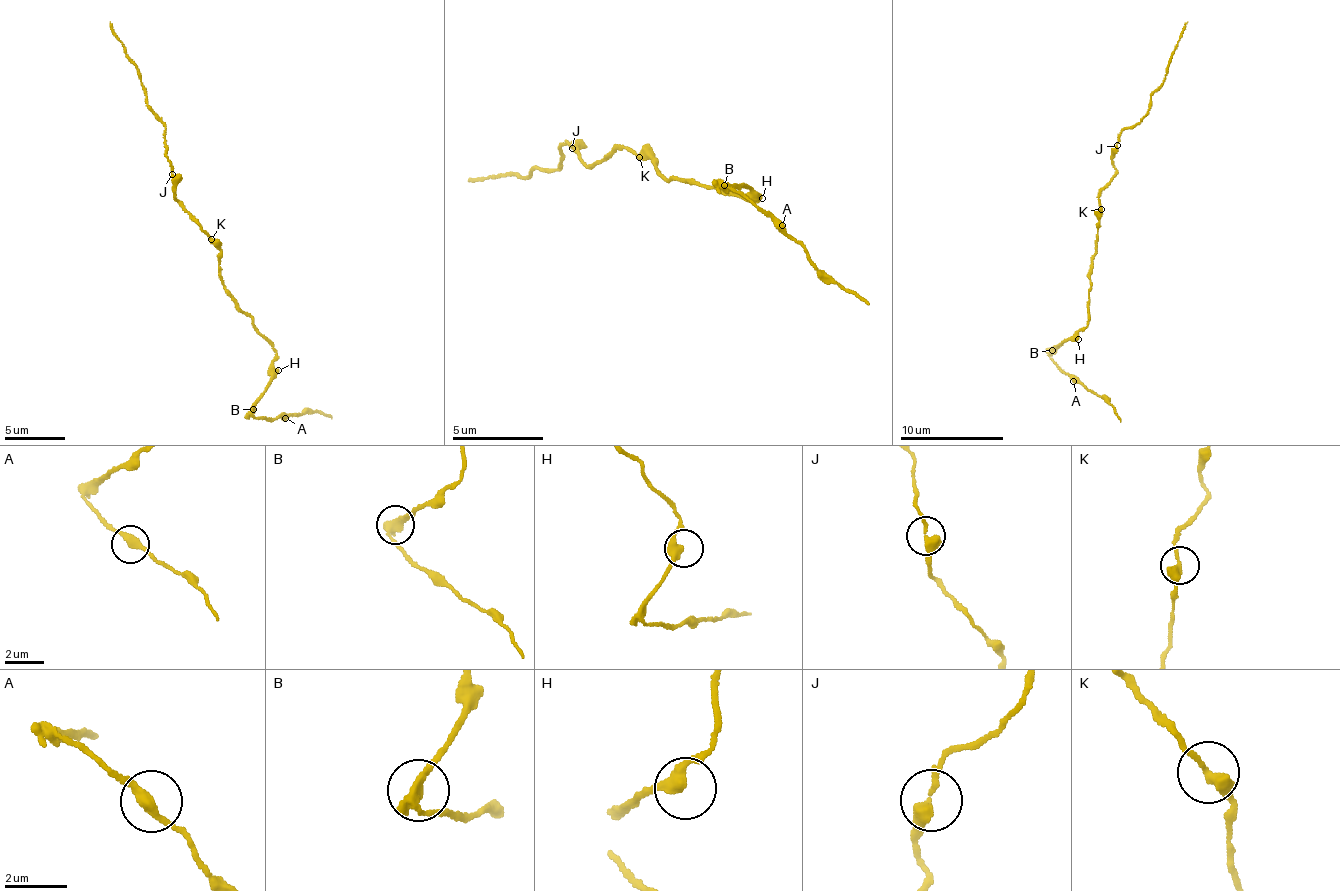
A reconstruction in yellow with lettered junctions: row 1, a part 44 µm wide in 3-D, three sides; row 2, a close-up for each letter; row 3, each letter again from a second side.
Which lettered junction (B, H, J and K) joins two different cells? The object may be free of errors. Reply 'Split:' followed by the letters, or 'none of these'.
Split: B

